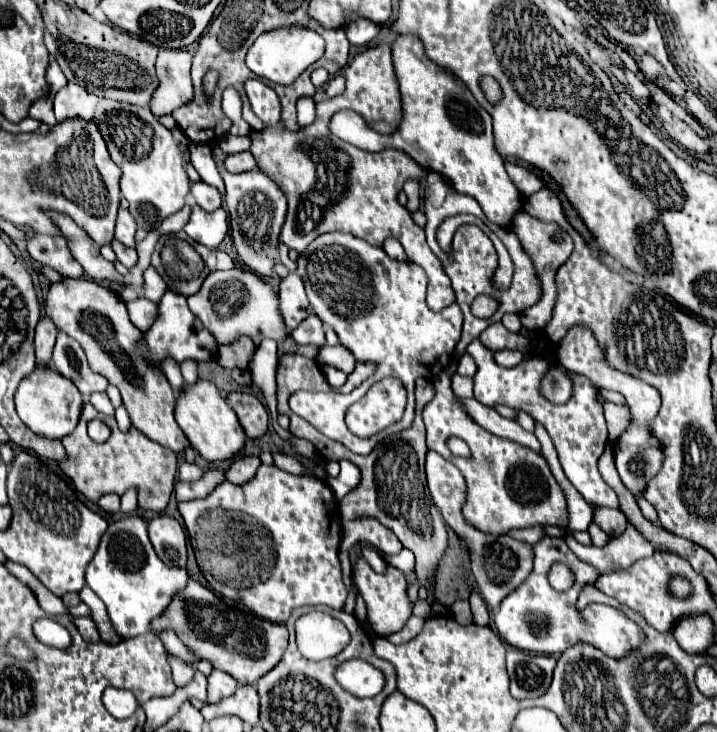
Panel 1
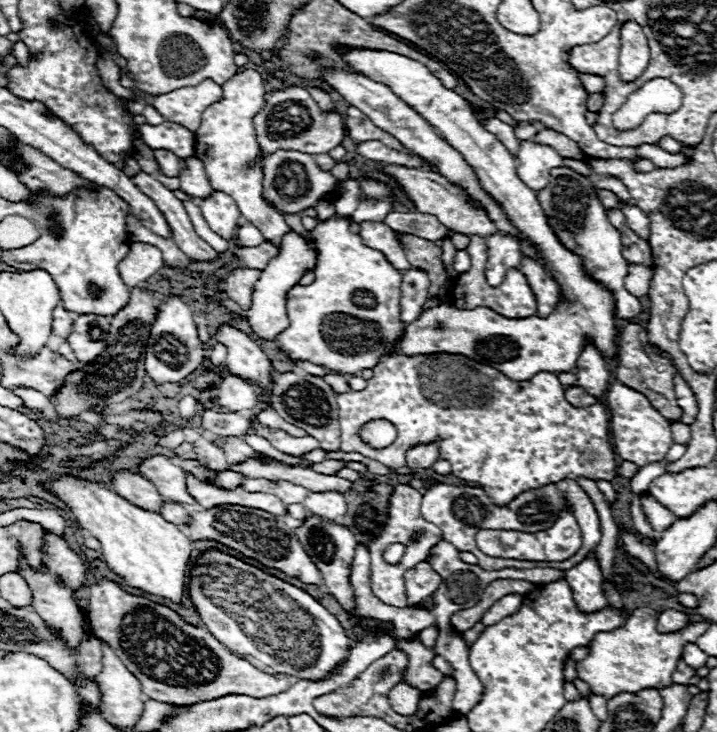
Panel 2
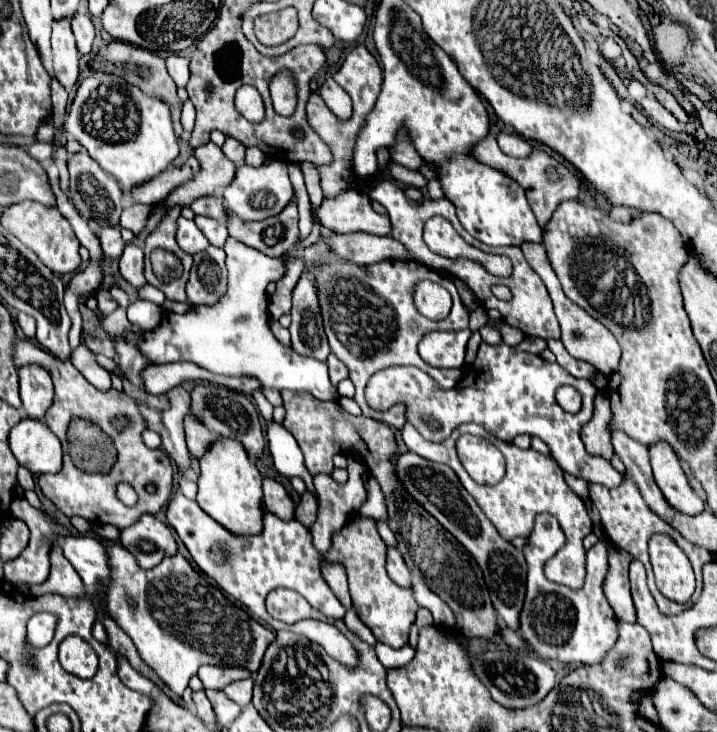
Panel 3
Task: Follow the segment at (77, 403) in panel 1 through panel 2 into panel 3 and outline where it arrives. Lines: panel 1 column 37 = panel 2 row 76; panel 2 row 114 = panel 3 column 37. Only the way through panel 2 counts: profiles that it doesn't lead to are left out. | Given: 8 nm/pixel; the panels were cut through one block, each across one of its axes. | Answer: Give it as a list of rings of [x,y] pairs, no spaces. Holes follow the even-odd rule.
[[[24,418],[10,432],[8,446],[18,464],[34,476],[56,474],[62,468],[62,444],[44,422]]]

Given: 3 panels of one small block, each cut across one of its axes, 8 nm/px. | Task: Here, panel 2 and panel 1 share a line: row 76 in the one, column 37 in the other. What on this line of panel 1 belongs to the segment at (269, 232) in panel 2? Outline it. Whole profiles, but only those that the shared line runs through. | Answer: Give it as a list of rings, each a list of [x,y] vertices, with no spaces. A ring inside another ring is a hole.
[[[32,234],[26,240],[26,250],[36,262],[54,268],[64,278],[80,278],[84,274],[82,266],[72,258],[72,254],[68,254],[68,244],[62,236]]]

